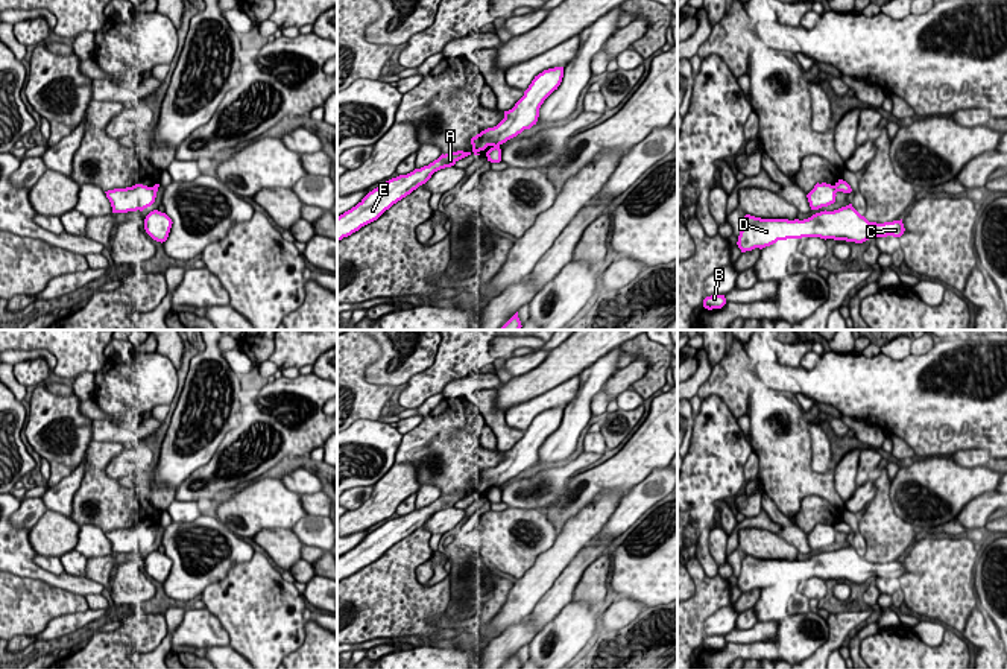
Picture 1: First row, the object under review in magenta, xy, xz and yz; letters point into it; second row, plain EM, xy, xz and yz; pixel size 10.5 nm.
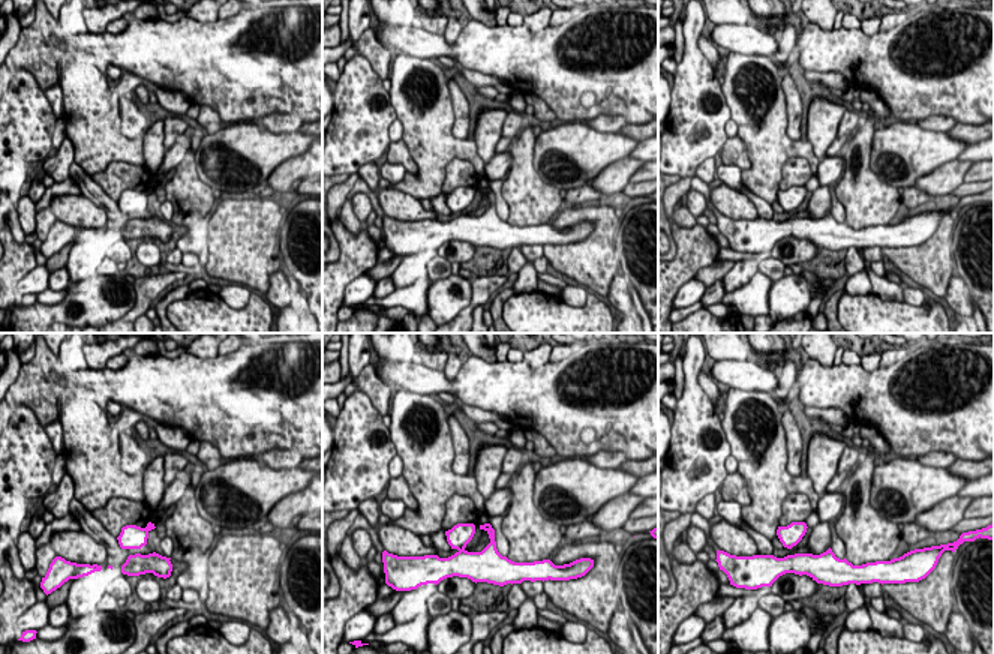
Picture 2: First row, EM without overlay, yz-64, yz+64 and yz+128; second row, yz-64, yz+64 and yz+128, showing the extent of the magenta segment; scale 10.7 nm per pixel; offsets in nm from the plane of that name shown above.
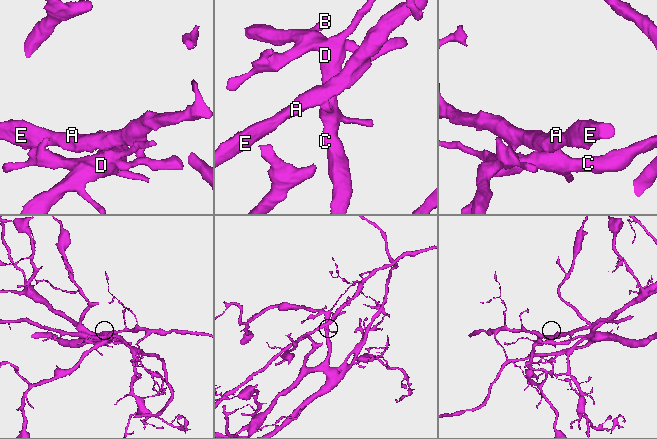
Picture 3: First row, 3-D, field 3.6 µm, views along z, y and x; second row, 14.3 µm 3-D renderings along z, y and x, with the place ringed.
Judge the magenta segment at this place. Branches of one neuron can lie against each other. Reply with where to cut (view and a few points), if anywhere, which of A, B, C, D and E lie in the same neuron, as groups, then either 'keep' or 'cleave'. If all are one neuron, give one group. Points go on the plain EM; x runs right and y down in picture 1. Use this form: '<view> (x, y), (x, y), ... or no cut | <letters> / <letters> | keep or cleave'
xz (494, 485), (498, 487) | A E / B C D | cleave

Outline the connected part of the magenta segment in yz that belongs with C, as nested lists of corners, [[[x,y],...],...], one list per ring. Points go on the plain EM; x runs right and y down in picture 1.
[[[852,544],[834,552],[820,552],[808,560],[761,560],[746,555],[741,561],[738,588],[741,593],[766,588],[778,581],[820,578],[863,584],[875,578],[901,578],[905,569],[901,561],[869,563]]]

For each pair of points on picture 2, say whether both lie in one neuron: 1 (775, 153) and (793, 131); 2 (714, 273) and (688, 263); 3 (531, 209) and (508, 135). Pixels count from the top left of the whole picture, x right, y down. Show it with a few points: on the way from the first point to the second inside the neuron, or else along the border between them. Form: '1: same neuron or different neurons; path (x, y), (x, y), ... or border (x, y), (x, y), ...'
1: different neurons; border (786, 102), (787, 135), (799, 140)
2: different neurons; border (715, 260), (709, 266), (702, 267), (693, 278)
3: different neurons; border (513, 141), (507, 149)

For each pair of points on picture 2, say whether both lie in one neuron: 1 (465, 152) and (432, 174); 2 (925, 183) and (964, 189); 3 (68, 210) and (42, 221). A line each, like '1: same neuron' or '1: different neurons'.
1: same neuron
2: different neurons
3: different neurons

